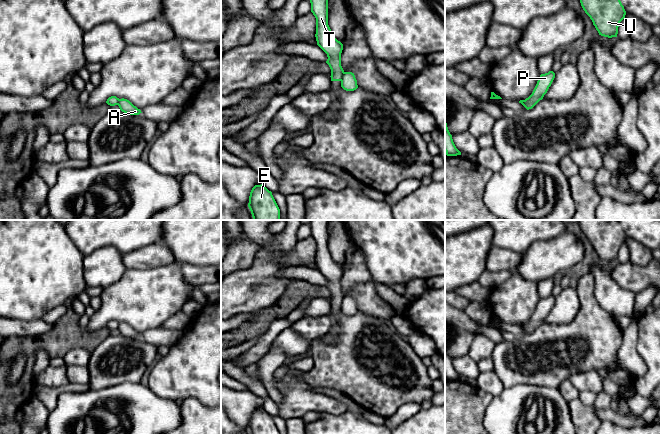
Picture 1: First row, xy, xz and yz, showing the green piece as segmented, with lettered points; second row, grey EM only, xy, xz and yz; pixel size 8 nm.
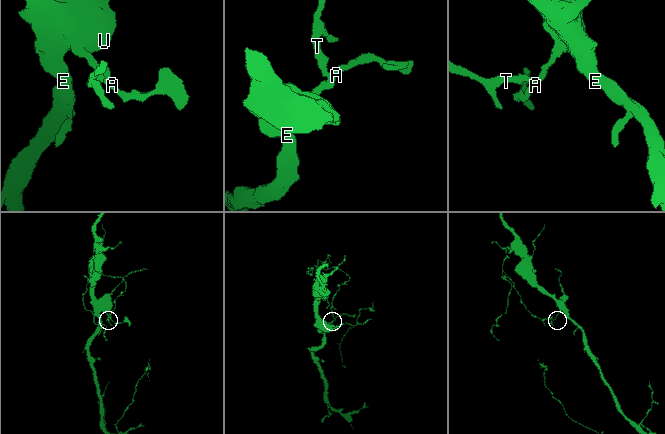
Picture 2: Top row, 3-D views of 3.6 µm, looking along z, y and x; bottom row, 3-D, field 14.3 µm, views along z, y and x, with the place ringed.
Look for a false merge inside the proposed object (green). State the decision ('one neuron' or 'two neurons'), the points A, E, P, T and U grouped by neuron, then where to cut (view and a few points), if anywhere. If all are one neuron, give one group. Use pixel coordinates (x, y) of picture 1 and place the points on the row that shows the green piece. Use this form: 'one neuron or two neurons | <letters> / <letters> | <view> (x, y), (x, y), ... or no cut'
two neurons | A E P U / T | xz (344, 72), (340, 80)

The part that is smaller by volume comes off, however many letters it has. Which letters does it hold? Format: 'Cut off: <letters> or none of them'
Cut off: T

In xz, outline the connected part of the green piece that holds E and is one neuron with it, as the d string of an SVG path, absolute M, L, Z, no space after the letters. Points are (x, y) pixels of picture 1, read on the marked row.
M263 184L255 185L252 188L248 207L253 220L280 220L280 209L272 192Z

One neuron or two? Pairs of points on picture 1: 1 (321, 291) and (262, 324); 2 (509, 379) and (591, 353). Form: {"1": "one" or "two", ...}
{"1": "one", "2": "one"}

